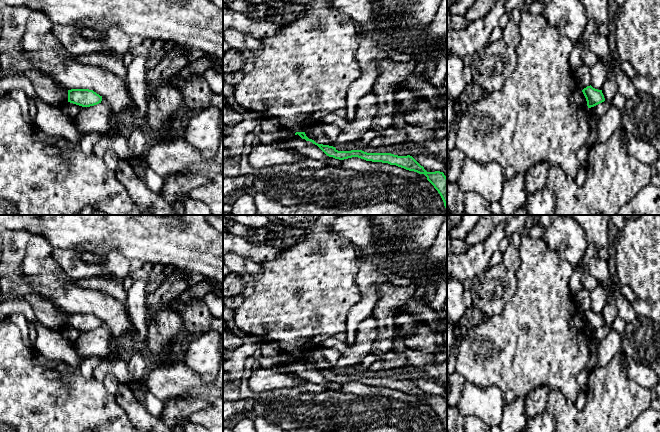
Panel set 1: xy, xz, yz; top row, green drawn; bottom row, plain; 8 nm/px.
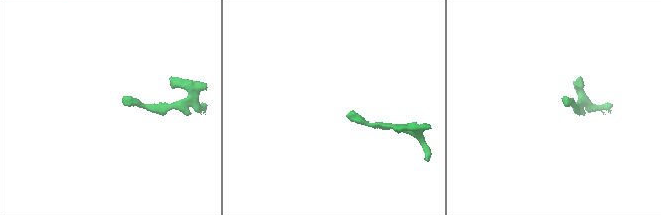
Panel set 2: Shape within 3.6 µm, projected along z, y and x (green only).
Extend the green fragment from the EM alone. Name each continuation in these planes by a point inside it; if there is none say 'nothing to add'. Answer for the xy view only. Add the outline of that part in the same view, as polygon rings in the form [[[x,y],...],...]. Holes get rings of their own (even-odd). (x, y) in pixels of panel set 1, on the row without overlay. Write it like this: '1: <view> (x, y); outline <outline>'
nothing to add

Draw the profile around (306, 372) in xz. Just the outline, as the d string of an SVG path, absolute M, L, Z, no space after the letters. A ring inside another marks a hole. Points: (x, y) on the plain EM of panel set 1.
M298 358L287 364L289 371L296 376L314 384L327 385L334 391L339 391L341 384L327 380L317 369L302 363Z

